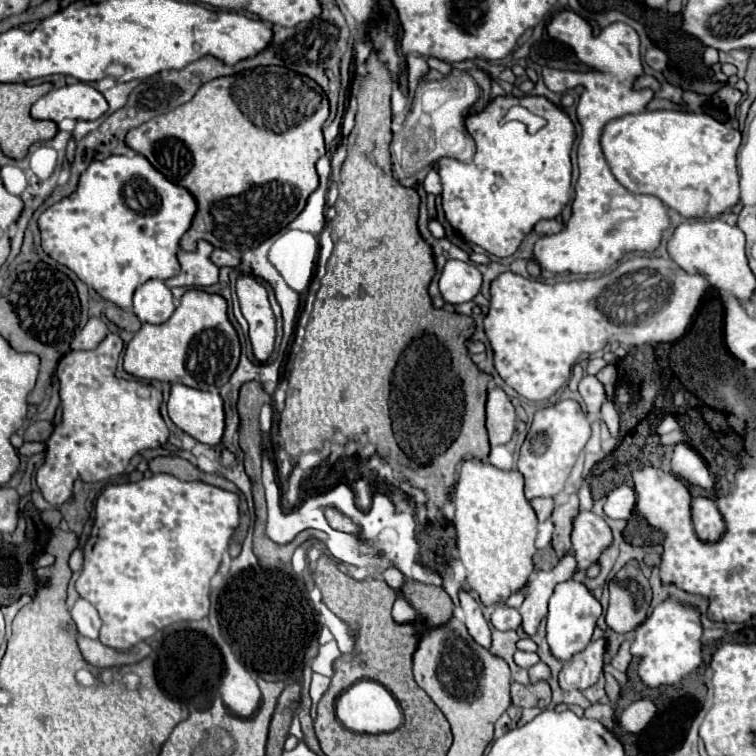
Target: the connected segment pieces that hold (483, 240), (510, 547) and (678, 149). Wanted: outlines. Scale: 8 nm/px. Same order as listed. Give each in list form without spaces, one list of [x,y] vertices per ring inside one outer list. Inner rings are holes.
[[[497,96],[481,112],[465,116],[465,128],[477,144],[471,164],[453,158],[441,158],[437,162],[443,186],[441,206],[445,218],[463,240],[473,242],[499,258],[511,256],[539,220],[557,218],[569,202],[569,154],[575,142],[575,124],[565,110],[543,96]],[[515,104],[543,116],[547,126],[537,134],[529,134],[527,126],[521,122],[501,124],[507,110]]]
[[[465,460],[455,486],[455,532],[459,558],[467,570],[467,584],[477,590],[483,604],[503,604],[511,594],[521,590],[533,572],[533,554],[537,538],[537,516],[523,494],[523,476],[517,470],[499,470],[479,460]]]
[[[645,110],[611,120],[601,136],[601,146],[613,176],[633,194],[657,196],[665,206],[677,210],[685,218],[715,218],[739,202],[737,148],[741,132],[727,128],[709,114],[683,110]]]

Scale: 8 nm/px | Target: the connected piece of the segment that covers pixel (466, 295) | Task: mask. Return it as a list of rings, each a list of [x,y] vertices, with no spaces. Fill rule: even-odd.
[[[449,260],[439,278],[439,290],[447,304],[463,304],[473,300],[481,288],[481,272],[461,260]]]

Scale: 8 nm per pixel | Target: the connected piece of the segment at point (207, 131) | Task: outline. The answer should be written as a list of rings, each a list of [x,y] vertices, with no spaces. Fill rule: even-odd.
[[[259,66],[203,84],[189,102],[133,128],[127,134],[127,144],[195,196],[197,214],[181,238],[183,250],[197,250],[197,240],[203,238],[215,248],[245,252],[293,222],[319,186],[315,162],[325,154],[321,128],[327,118],[329,100],[315,80],[283,66]]]

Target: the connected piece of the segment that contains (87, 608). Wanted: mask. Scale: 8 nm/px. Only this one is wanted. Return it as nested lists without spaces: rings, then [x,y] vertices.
[[[79,598],[75,602],[75,606],[71,608],[71,616],[77,624],[77,630],[81,636],[87,636],[87,638],[93,638],[97,640],[99,638],[99,630],[101,630],[101,618],[95,610],[93,604],[89,604],[87,600]]]

